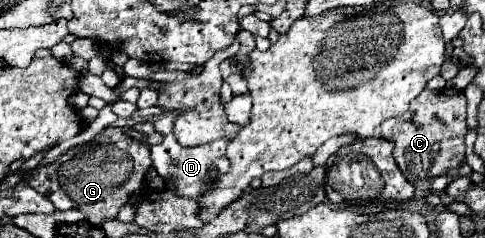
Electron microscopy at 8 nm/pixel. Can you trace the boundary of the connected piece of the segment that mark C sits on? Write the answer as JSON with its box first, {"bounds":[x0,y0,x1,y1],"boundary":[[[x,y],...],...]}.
{"bounds":[380,89,466,191],"boundary":[[[424,89],[420,97],[410,103],[410,109],[380,125],[382,137],[394,141],[394,159],[406,179],[418,189],[426,191],[438,175],[446,175],[464,163],[464,137],[466,137],[466,97],[454,89]]]}

